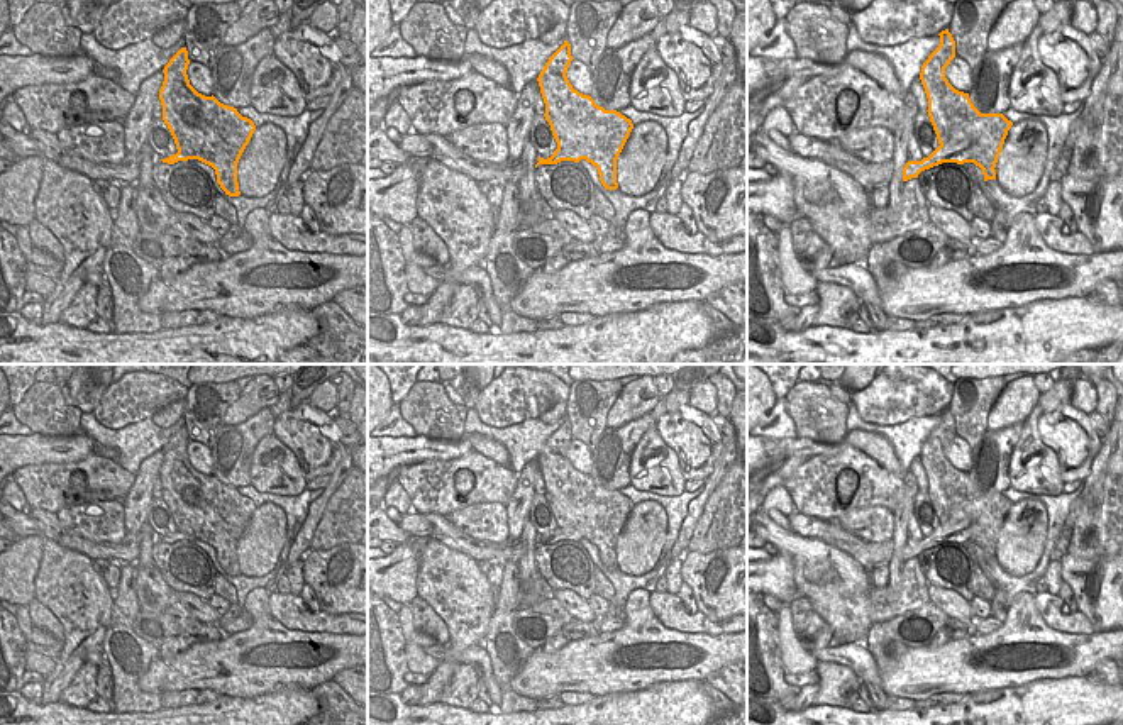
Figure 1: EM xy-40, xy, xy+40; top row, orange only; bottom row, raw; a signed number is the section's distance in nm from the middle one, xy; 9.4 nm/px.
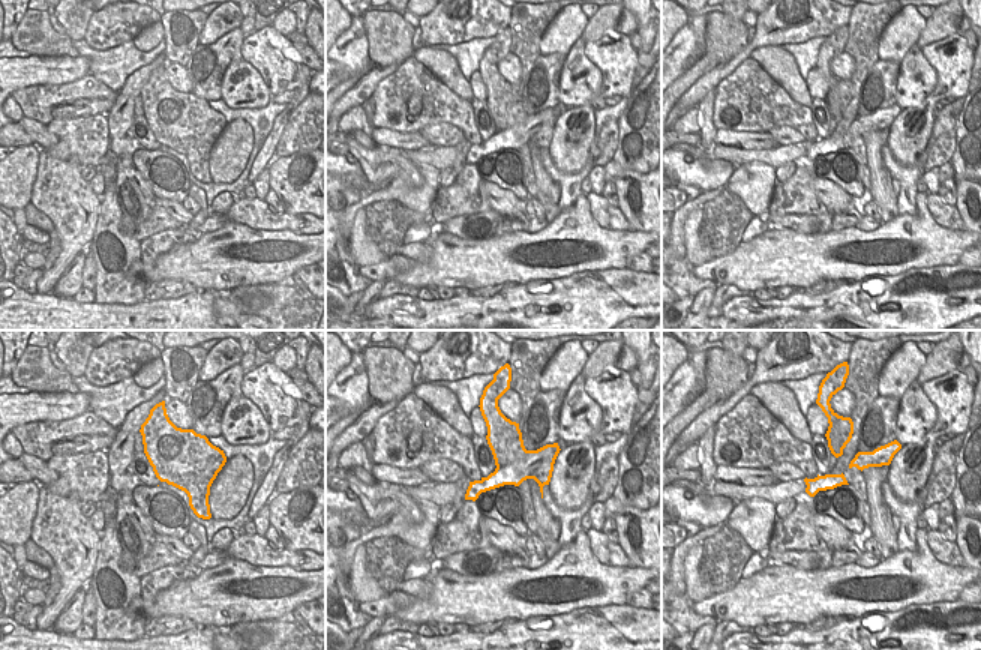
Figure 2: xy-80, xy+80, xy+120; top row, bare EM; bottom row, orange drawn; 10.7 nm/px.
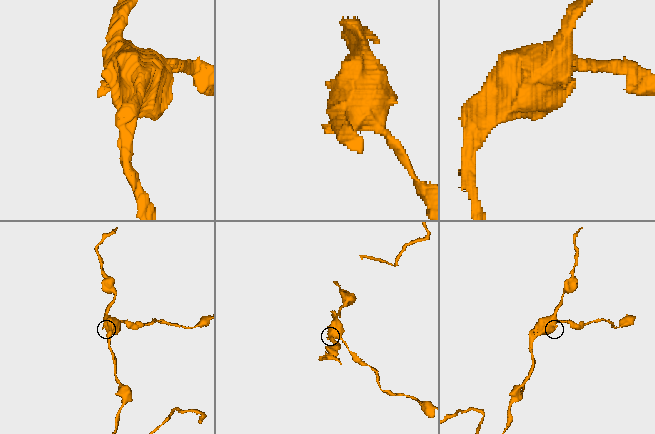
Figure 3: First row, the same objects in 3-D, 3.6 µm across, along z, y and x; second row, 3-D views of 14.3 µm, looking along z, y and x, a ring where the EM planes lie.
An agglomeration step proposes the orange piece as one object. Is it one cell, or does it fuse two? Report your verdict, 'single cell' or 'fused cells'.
fused cells

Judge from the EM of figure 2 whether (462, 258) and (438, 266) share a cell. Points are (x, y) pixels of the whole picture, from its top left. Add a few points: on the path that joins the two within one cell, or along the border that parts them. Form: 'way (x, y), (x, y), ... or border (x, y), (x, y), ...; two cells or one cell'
way (456, 263), (444, 266); one cell

